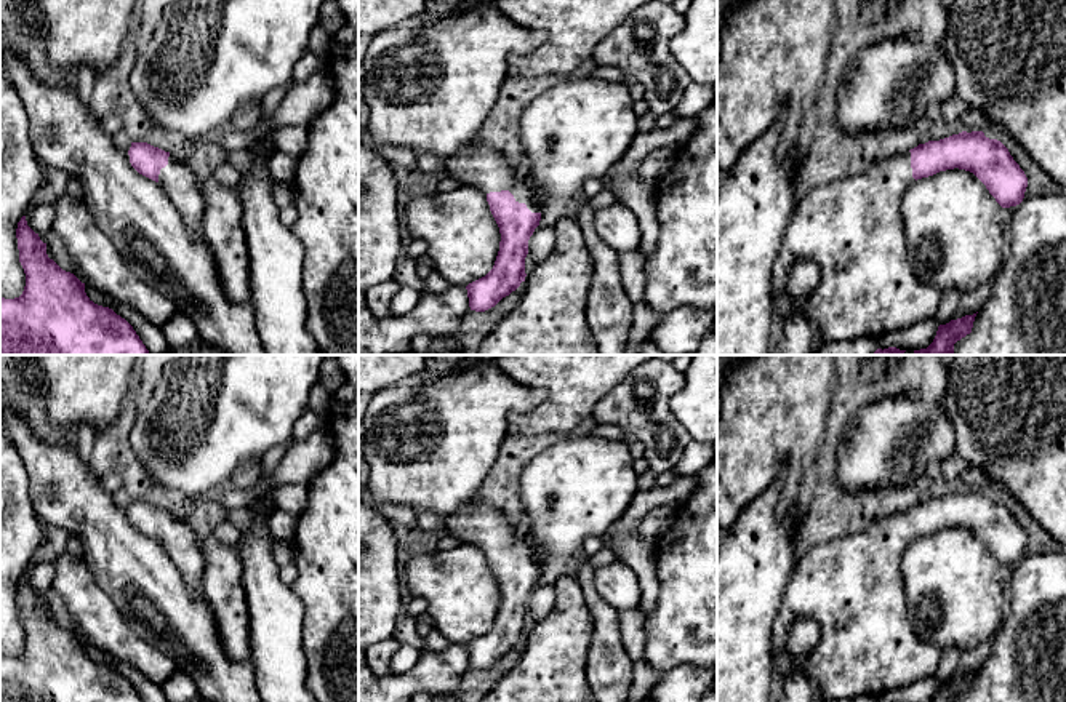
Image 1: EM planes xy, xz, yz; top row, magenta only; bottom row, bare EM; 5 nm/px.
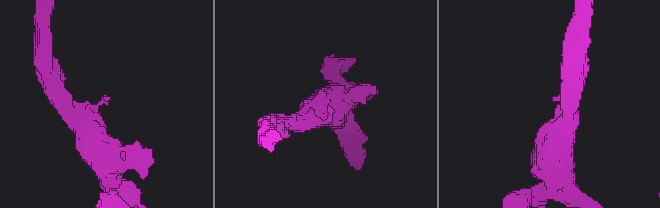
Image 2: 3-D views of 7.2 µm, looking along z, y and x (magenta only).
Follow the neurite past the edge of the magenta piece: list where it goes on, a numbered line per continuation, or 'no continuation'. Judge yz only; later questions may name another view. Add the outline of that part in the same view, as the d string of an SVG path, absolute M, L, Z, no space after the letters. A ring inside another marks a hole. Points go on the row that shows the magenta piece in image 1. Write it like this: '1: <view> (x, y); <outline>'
1: yz (853, 229); M906 152L863 174L818 185L800 200L775 262L773 301L784 320L799 312L818 328L813 355L831 342L882 337L936 315L941 291L922 283L911 269L904 235L901 206L914 181L911 152ZM802 259L820 265L821 280L807 299L794 299L787 278L791 265Z

